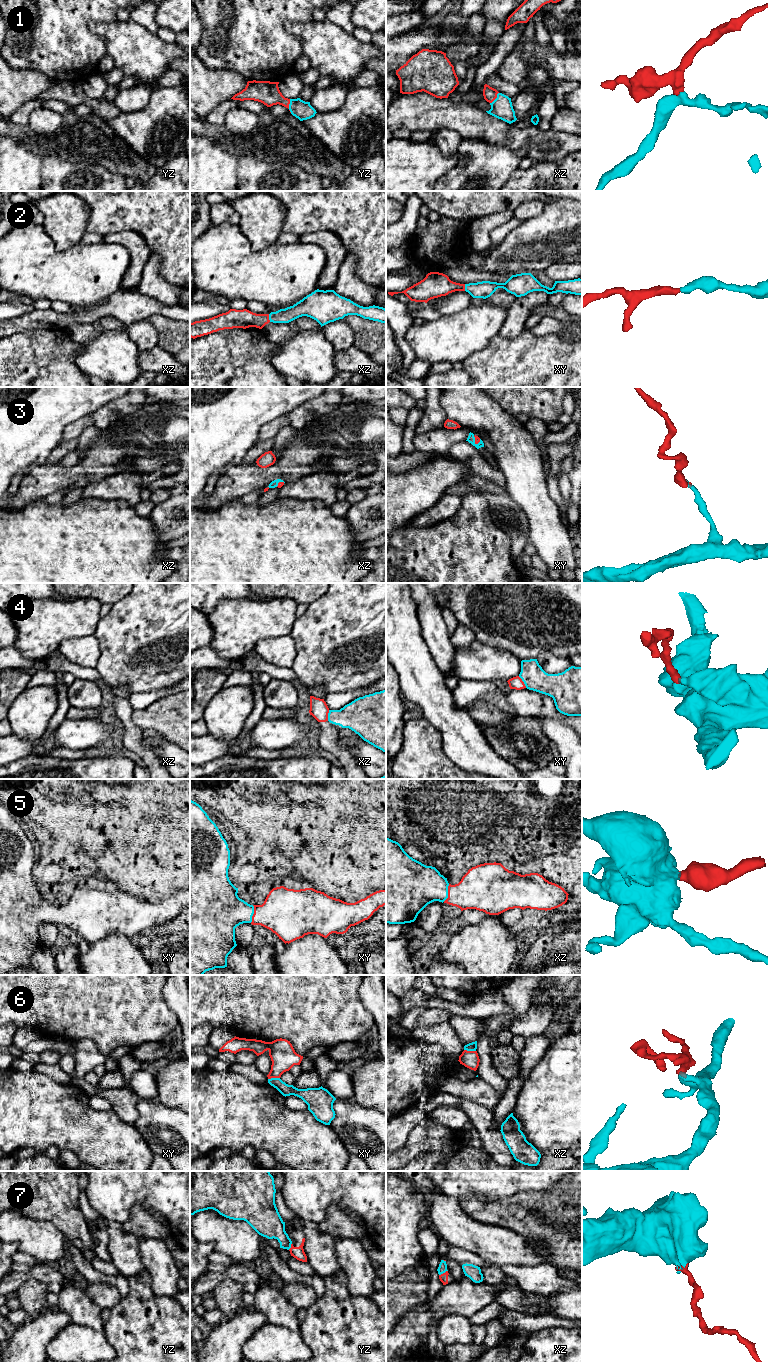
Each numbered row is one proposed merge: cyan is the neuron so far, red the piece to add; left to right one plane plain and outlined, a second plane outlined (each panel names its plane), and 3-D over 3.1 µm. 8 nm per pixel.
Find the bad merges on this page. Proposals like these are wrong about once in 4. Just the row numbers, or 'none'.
4, 6

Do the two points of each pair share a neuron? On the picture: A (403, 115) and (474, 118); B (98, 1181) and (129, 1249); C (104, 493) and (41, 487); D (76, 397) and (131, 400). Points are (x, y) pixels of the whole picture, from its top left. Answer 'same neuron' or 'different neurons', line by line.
A: same neuron
B: different neurons
C: different neurons
D: different neurons

